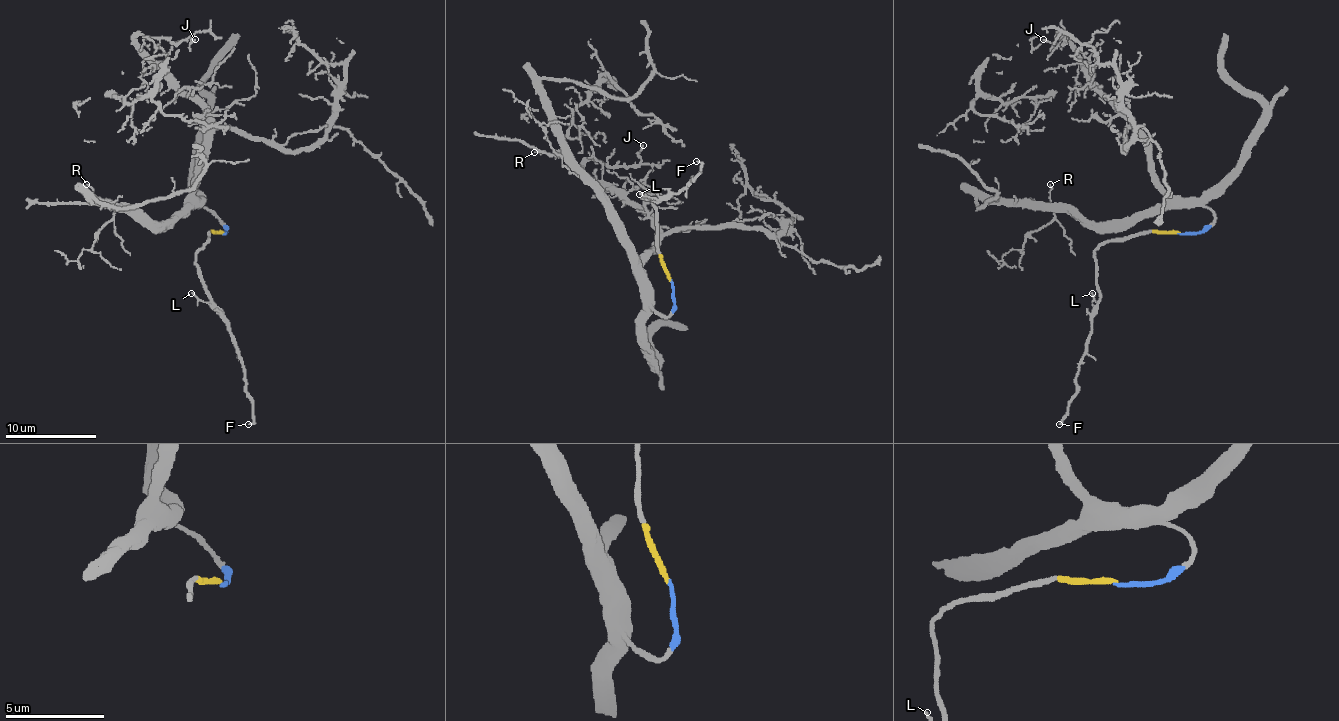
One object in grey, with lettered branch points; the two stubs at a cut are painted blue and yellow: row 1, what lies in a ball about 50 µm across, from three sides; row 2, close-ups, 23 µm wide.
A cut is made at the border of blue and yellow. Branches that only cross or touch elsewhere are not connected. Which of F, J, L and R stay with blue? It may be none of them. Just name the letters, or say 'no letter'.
J, R

